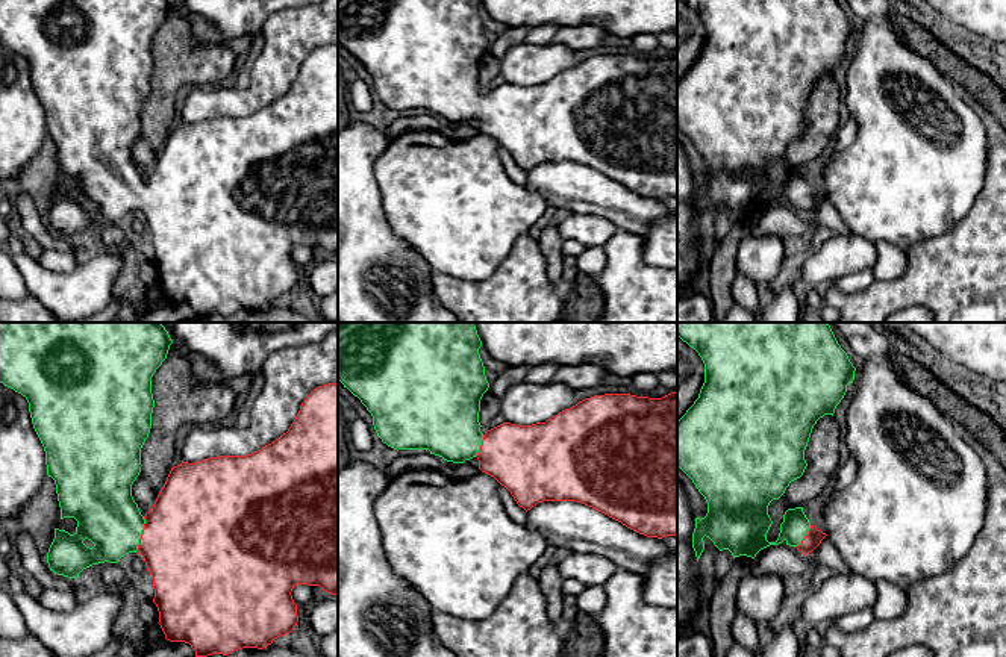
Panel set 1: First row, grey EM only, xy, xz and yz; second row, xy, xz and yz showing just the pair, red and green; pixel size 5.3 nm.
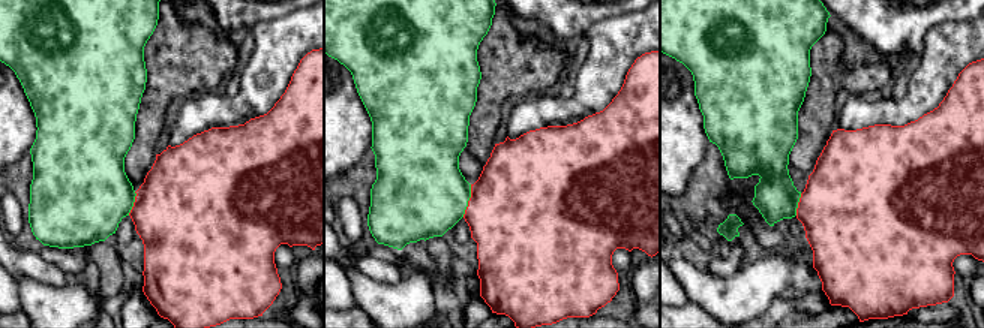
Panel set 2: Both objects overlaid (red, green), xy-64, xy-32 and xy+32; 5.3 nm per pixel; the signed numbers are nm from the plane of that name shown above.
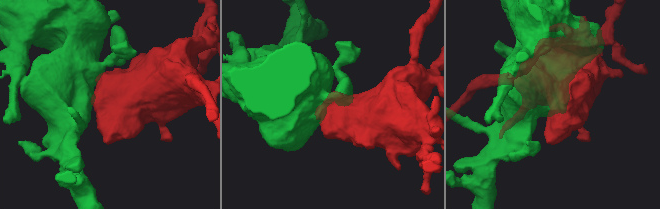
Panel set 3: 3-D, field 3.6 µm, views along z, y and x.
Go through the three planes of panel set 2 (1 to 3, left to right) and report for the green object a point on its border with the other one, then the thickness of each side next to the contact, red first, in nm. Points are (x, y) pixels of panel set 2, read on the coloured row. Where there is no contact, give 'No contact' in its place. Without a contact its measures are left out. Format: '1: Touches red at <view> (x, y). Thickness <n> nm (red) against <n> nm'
1: Touches red at xy-64 (134, 204). Thickness 500 nm (red) against 440 nm
2: Touches red at xy-32 (468, 201). Thickness 500 nm (red) against 460 nm
3: Touches red at xy+32 (798, 204). Thickness 480 nm (red) against 240 nm

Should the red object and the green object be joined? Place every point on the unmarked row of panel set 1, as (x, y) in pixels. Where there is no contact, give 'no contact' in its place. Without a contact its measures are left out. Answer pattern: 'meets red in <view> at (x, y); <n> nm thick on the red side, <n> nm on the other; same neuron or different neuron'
meets red in xy at (141, 196); 500 nm thick on the red side, 320 nm on the other; same neuron

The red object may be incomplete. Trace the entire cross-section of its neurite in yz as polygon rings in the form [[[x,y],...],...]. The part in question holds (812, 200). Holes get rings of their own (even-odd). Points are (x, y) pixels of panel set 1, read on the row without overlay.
[[[682,0],[691,9],[694,9],[705,24],[705,44],[700,50],[698,59],[686,71],[686,74],[677,82],[677,127],[692,141],[698,153],[708,163],[708,174],[705,179],[695,179],[695,189],[692,194],[692,209],[695,212],[697,223],[705,210],[703,198],[709,198],[714,206],[723,212],[729,210],[735,218],[747,216],[754,220],[756,215],[770,207],[779,206],[783,201],[786,206],[797,209],[801,215],[812,213],[821,201],[827,197],[806,179],[803,168],[788,170],[780,185],[780,194],[776,203],[767,201],[767,194],[773,185],[768,176],[768,167],[773,160],[779,160],[791,142],[800,139],[808,127],[804,121],[804,111],[808,107],[814,86],[824,76],[835,74],[836,67],[841,64],[847,53],[847,45],[853,44],[856,29],[850,23],[847,14],[841,9],[836,0]]]

